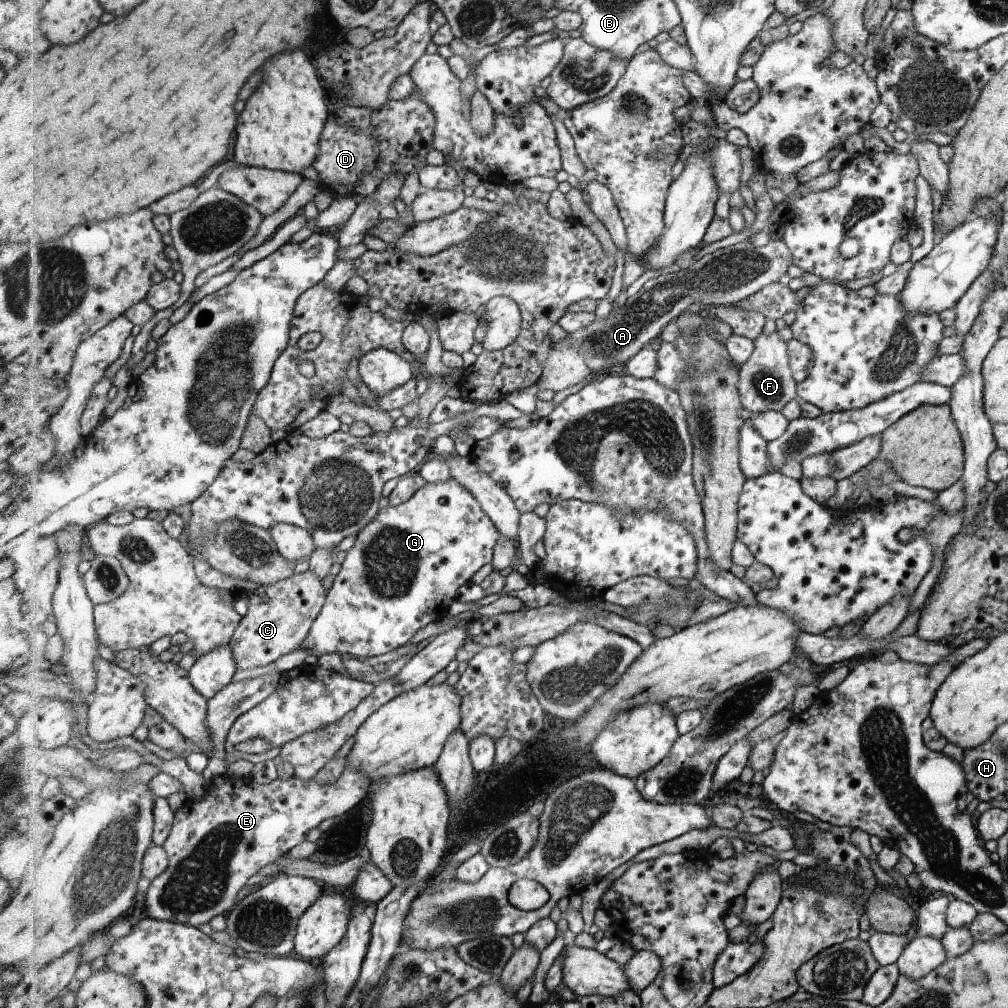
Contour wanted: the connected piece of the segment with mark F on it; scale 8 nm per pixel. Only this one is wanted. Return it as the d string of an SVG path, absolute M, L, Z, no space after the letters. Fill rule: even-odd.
M775 330L772 333L761 332L755 340L756 348L751 358L742 365L739 392L747 415L767 412L767 410L783 411L783 408L798 398L797 387L799 384L793 376L791 368L791 350L789 341L782 340Z

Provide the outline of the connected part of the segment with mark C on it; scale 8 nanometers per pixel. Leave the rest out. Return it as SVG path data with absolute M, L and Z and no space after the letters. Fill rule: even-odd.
M307 570L249 594L247 614L230 640L238 669L253 670L273 664L303 644L326 603L328 592L321 581L315 572Z

